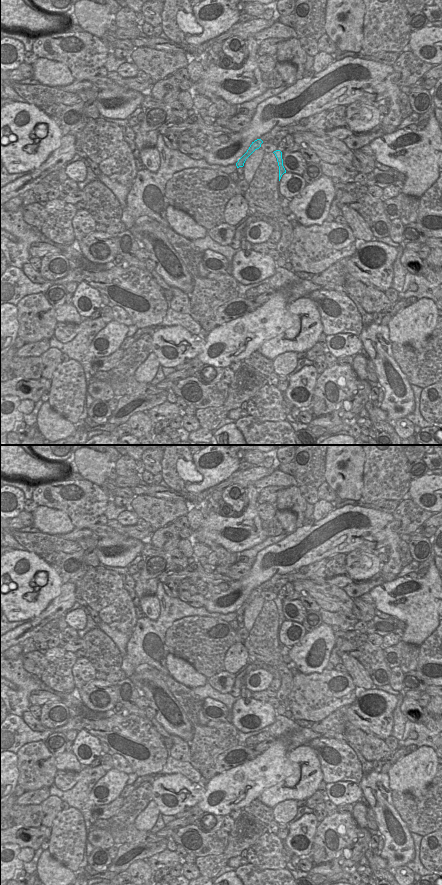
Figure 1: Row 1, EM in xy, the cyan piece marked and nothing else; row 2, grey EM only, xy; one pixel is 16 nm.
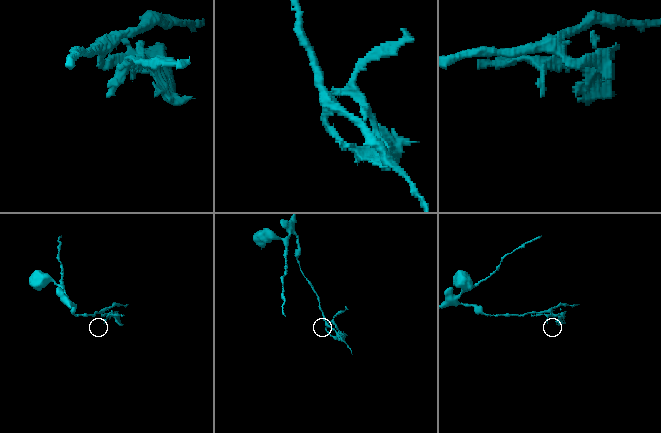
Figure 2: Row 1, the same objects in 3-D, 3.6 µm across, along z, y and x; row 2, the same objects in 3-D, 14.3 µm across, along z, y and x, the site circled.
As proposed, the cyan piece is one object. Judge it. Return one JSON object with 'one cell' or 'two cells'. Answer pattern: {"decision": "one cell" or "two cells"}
{"decision": "two cells"}

